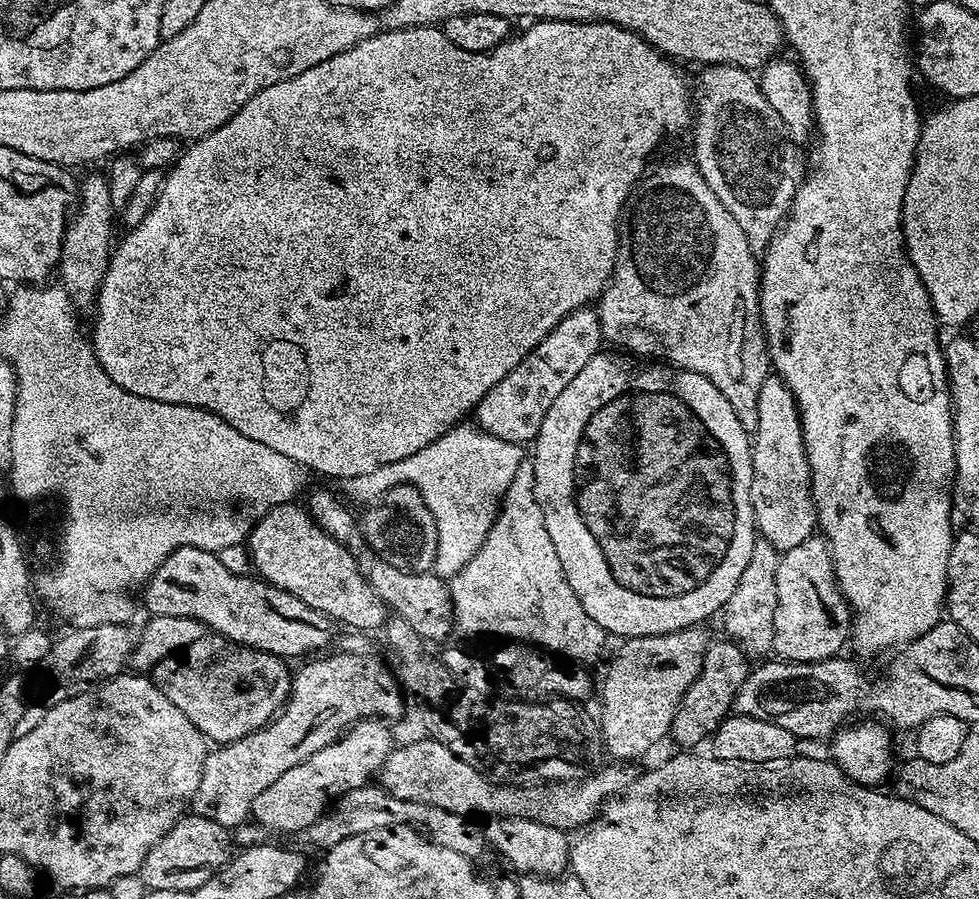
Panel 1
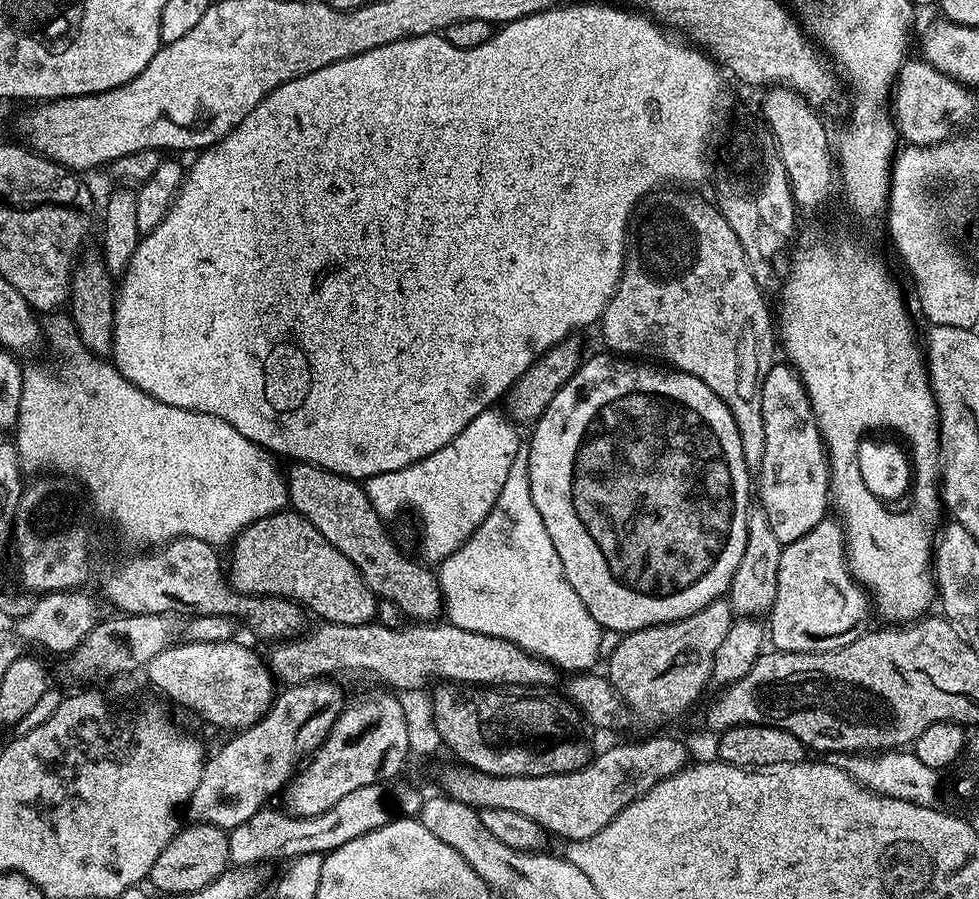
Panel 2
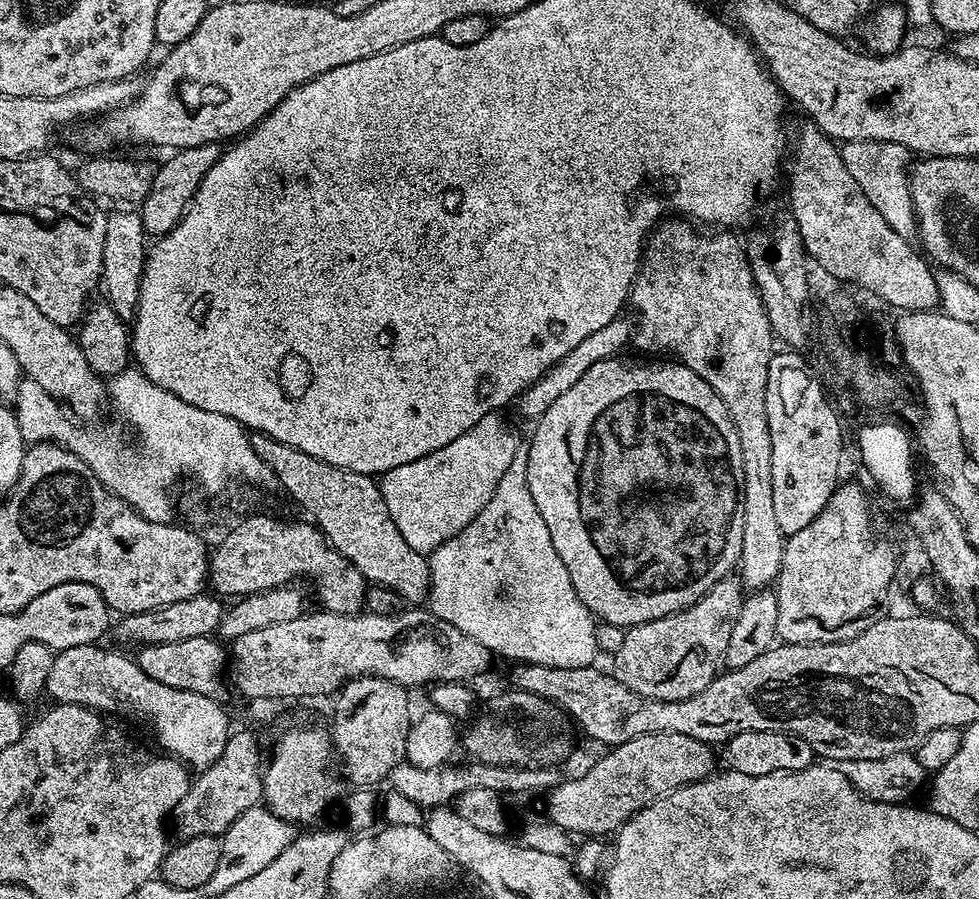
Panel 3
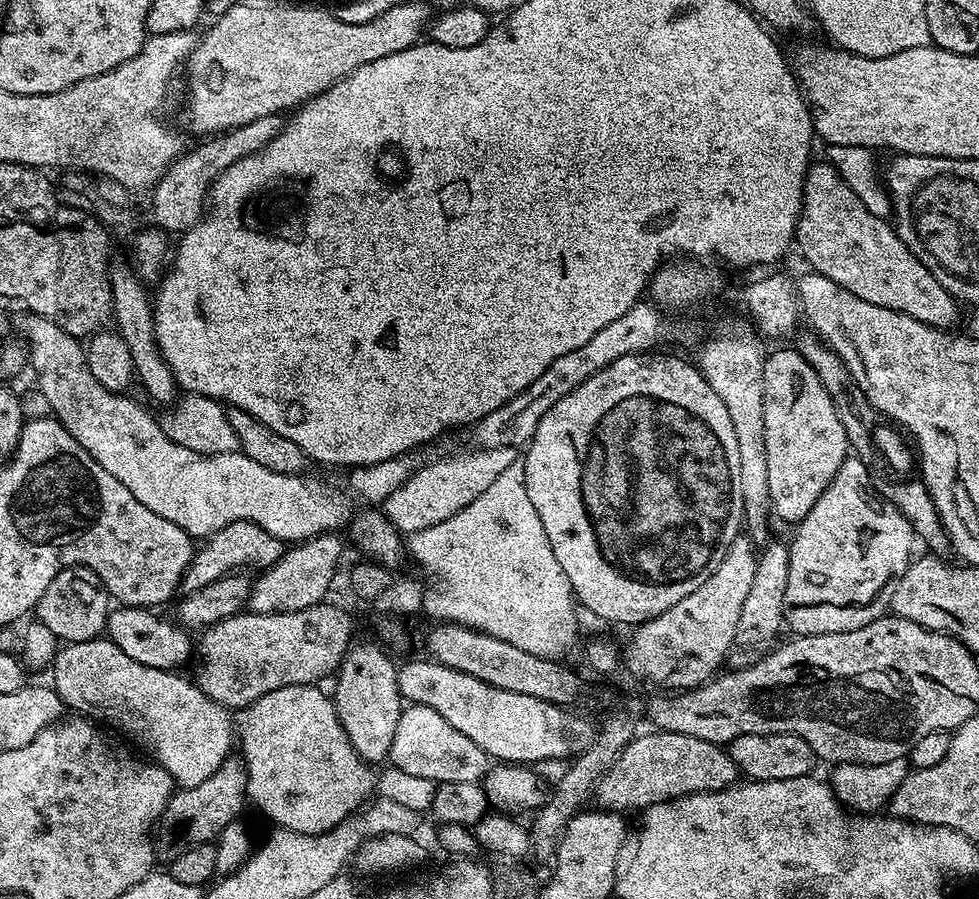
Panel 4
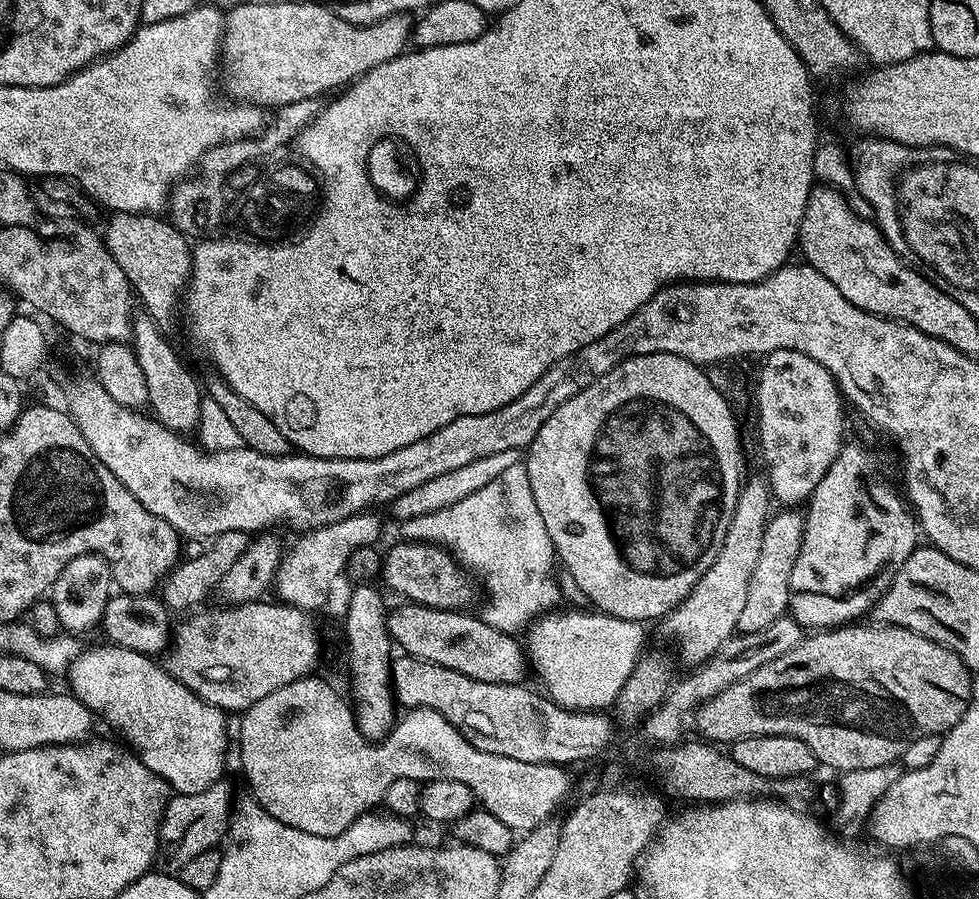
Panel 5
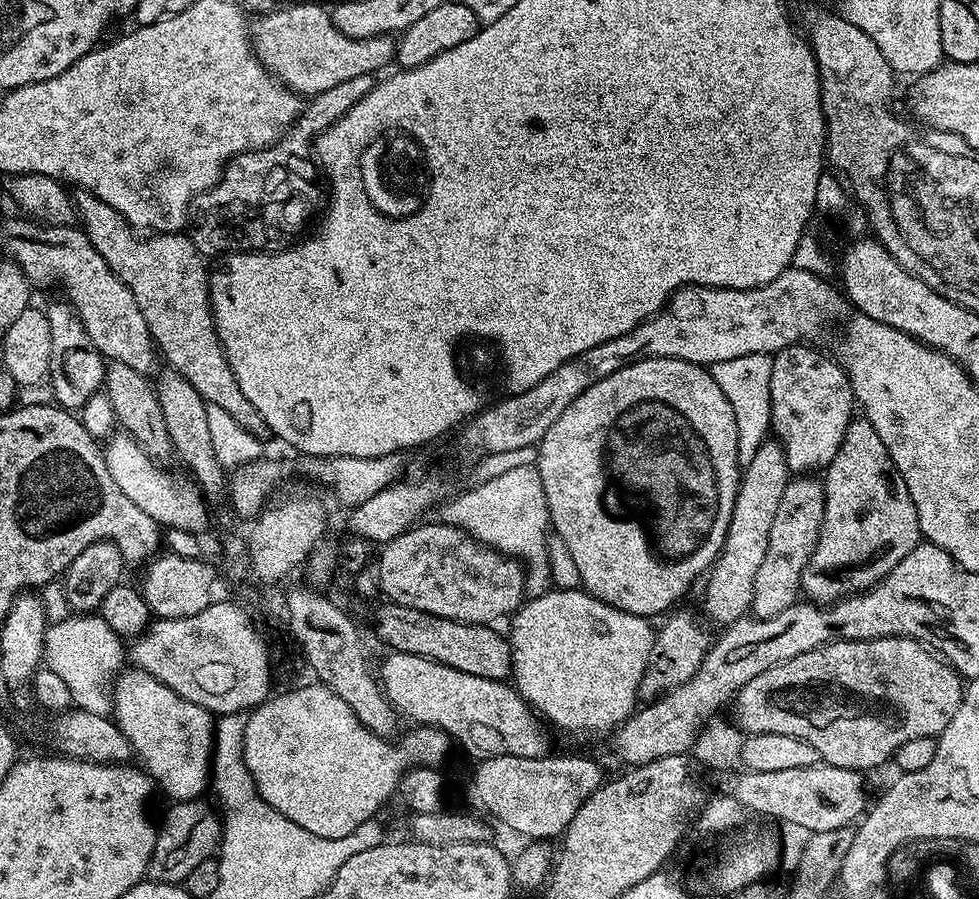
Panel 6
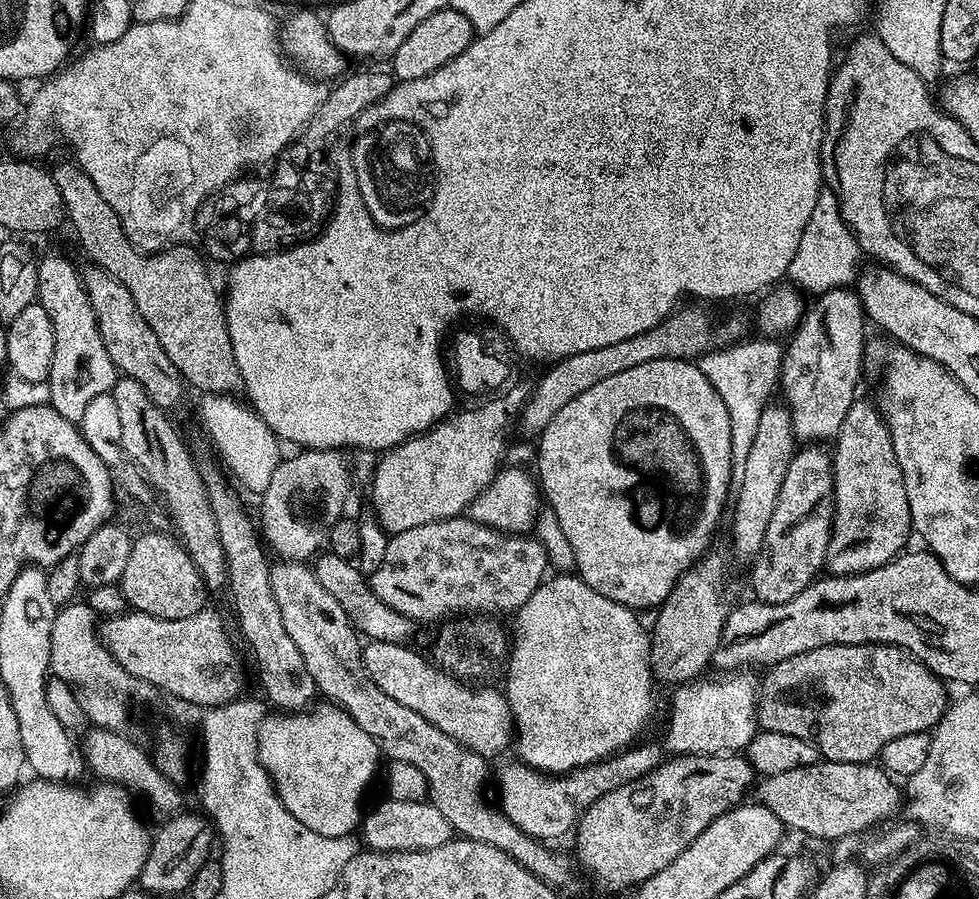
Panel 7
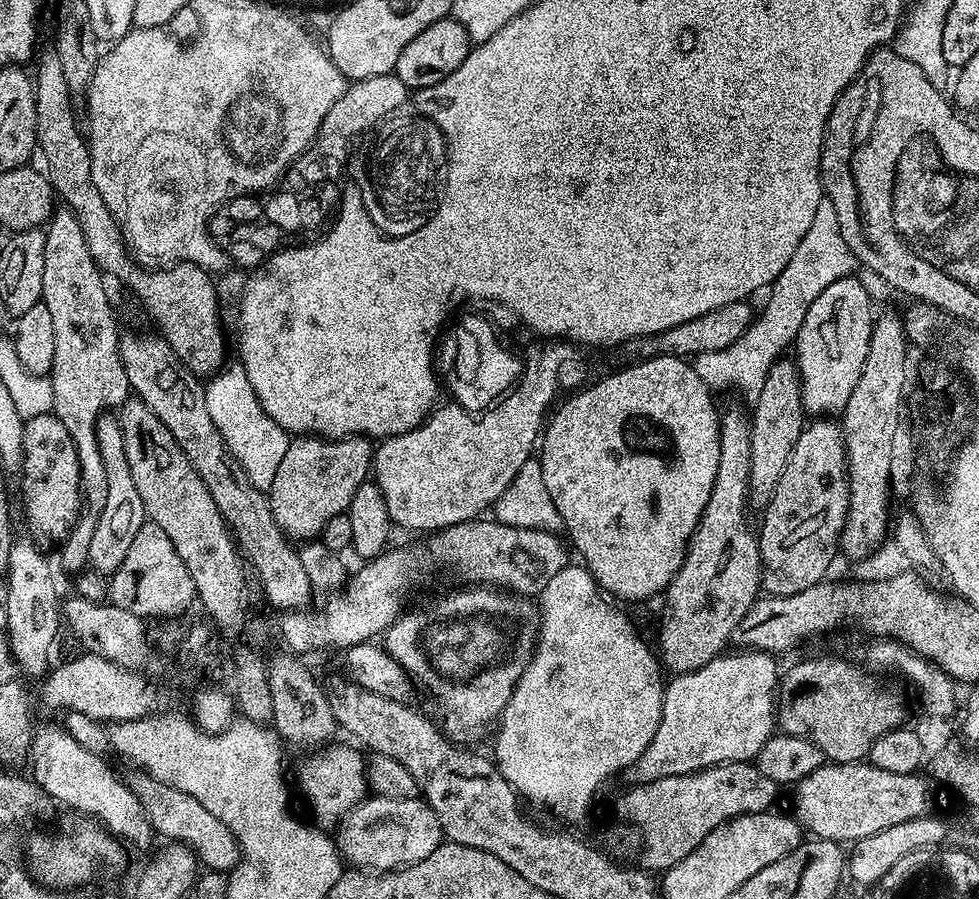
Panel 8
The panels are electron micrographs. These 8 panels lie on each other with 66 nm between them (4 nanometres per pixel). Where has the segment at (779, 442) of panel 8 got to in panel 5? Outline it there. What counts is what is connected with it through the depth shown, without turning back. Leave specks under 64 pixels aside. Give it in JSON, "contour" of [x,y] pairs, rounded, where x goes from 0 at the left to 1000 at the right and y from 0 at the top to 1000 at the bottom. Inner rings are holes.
{"contour":[[[783,528],[768,529],[756,539],[754,558],[750,572],[746,576],[746,590],[742,590],[742,598],[737,603],[737,612],[733,612],[733,621],[717,643],[705,656],[705,661],[696,672],[681,685],[677,686],[678,703],[695,720],[695,734],[702,741],[714,741],[725,733],[740,715],[753,702],[754,683],[758,683],[762,671],[762,655],[766,653],[766,638],[770,638],[770,628],[774,625],[774,615],[778,613],[778,594],[790,568],[791,553],[784,538]]]}

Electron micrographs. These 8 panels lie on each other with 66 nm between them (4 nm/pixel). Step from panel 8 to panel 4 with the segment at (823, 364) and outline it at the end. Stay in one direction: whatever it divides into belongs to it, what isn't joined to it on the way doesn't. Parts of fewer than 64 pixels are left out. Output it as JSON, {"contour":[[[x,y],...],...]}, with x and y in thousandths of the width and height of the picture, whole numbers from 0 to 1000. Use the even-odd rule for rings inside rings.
{"contour":[[[812,386],[797,387],[794,392],[785,390],[780,398],[780,459],[782,461],[782,527],[787,527],[787,554],[789,570],[806,585],[817,582],[823,572],[827,572],[831,558],[840,554],[840,545],[848,541],[852,527],[860,518],[860,514],[868,506],[864,478],[860,478],[860,469],[856,469],[856,456],[852,456],[852,447],[848,438],[840,429],[836,416],[831,416],[831,407],[819,398]]]}

